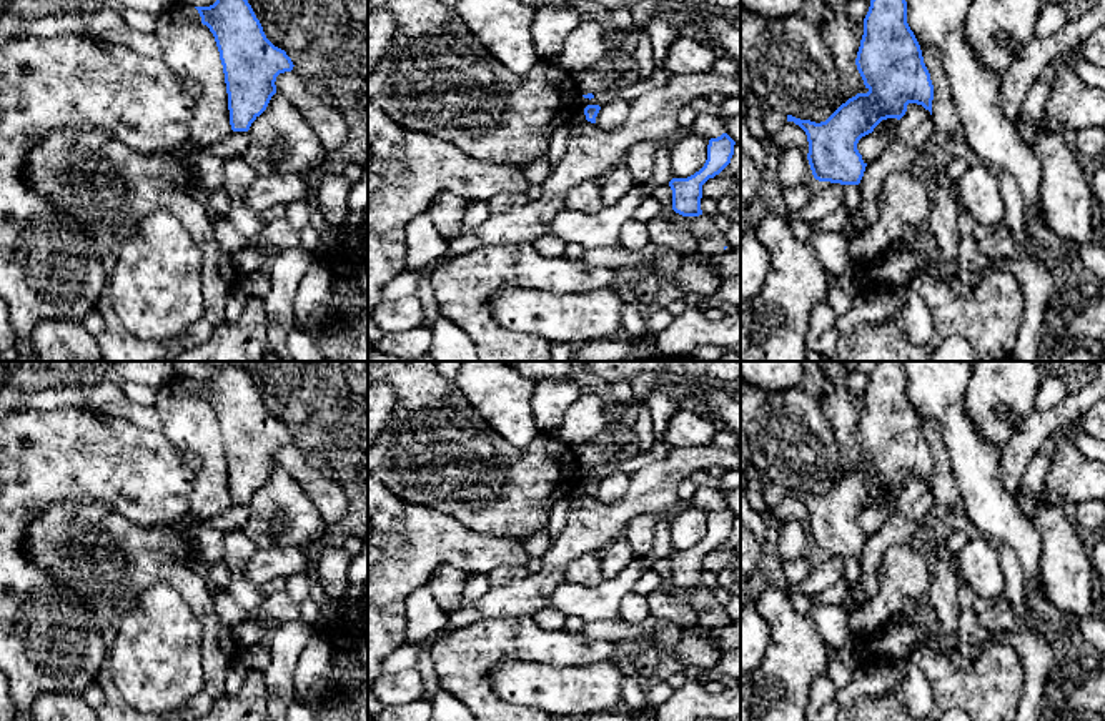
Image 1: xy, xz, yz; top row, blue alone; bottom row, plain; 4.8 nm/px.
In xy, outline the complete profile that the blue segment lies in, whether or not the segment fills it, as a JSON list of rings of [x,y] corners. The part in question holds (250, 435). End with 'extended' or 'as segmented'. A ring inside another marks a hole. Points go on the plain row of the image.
[[[238,361],[216,368],[210,380],[195,380],[215,410],[223,438],[230,498],[248,505],[276,466],[276,450],[293,443],[285,423],[265,408],[251,378]]]; as segmented

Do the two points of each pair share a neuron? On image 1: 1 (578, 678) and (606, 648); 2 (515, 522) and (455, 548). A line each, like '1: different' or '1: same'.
1: different
2: different

